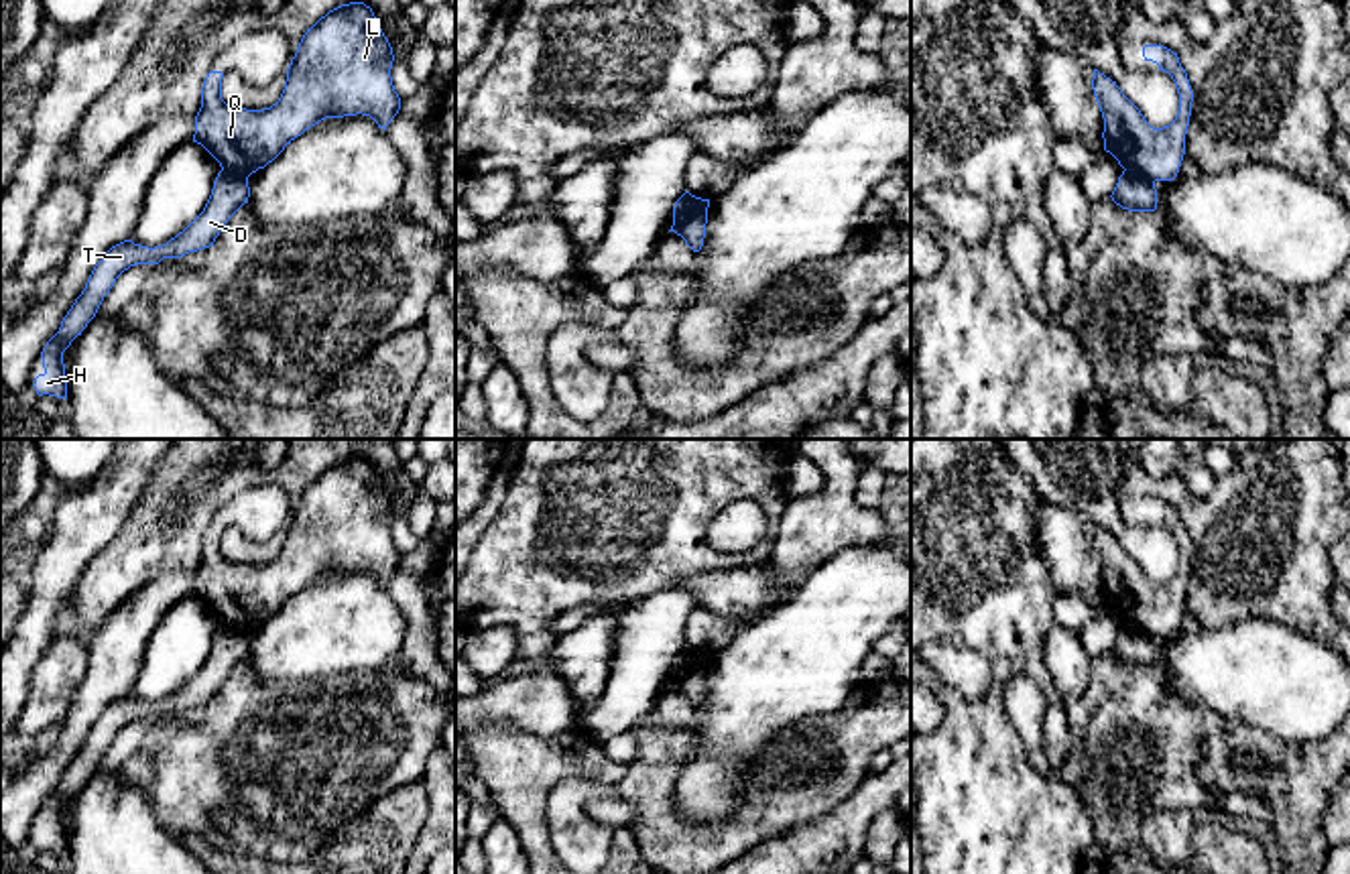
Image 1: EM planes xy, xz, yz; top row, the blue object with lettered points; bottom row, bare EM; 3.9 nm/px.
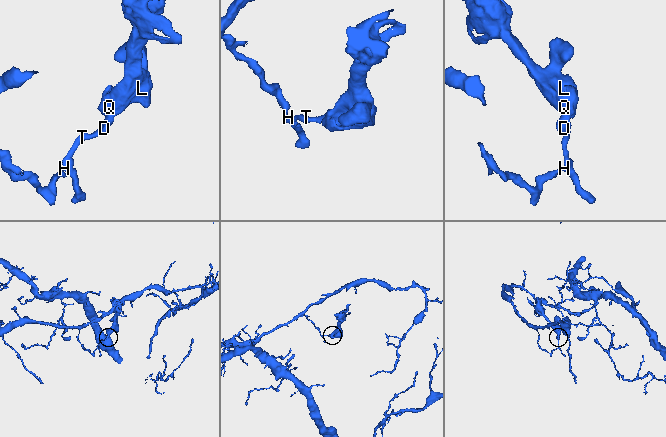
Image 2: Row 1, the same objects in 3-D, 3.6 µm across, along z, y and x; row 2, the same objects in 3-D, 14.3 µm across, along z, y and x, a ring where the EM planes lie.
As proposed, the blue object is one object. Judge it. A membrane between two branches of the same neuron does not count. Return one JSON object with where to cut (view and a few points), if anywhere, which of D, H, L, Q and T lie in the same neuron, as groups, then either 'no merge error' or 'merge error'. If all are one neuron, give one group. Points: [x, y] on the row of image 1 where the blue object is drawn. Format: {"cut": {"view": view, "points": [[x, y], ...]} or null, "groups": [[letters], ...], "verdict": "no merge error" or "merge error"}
{"cut": {"view": "xz", "points": [[704, 200], [673, 222]]}, "groups": [["D", "H", "T"], ["L", "Q"]], "verdict": "merge error"}

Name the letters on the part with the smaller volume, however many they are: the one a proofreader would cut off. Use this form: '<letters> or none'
L, Q

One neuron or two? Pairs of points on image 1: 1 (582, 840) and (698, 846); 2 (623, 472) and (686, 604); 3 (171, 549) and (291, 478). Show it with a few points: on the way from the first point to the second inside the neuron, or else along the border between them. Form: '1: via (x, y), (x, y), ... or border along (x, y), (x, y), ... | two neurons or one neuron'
1: via (582, 801), (592, 791), (635, 791), (659, 816) | one neuron
2: border along (669, 586), (631, 598), (625, 604) | two neurons
3: via (190, 517), (230, 476), (259, 476) | one neuron

